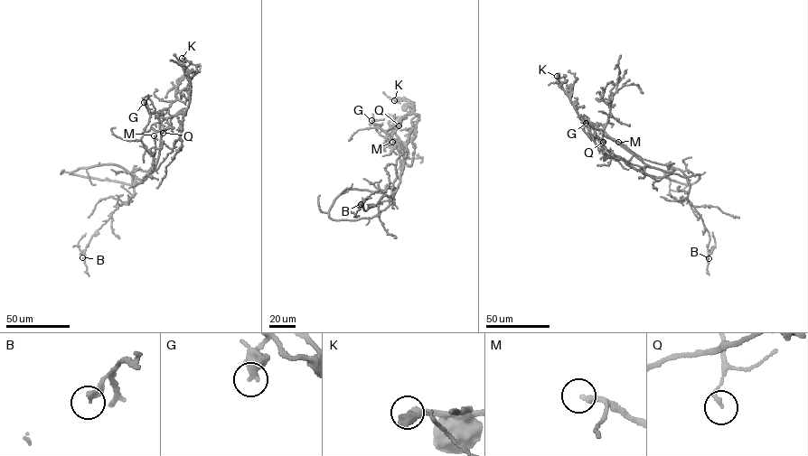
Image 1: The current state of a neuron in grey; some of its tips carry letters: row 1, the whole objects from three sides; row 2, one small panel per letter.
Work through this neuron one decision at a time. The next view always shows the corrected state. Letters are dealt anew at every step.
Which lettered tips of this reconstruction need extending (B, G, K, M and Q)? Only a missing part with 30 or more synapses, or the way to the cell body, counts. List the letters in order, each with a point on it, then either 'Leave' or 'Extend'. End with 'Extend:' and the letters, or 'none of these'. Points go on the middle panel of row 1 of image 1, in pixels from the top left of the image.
B: Place: (361, 204). Leave
G: Place: (371, 120). Leave
K: Place: (394, 100). Extend
M: Place: (392, 142). Extend
Q: Place: (399, 125). Leave
Extend: K, M

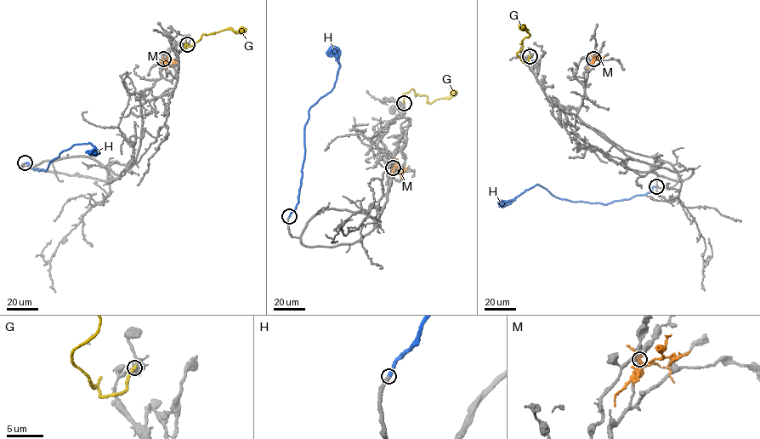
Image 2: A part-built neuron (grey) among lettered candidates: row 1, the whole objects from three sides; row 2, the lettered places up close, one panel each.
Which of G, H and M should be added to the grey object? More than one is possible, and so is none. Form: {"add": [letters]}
{"add": ["H"]}

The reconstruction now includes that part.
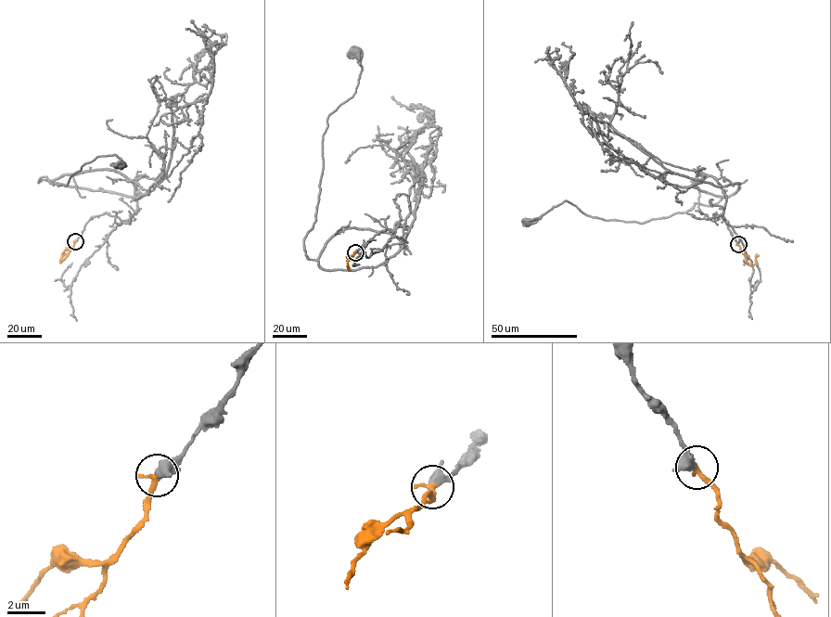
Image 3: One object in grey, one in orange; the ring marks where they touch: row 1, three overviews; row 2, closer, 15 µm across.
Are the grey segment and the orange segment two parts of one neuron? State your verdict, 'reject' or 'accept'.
accept

